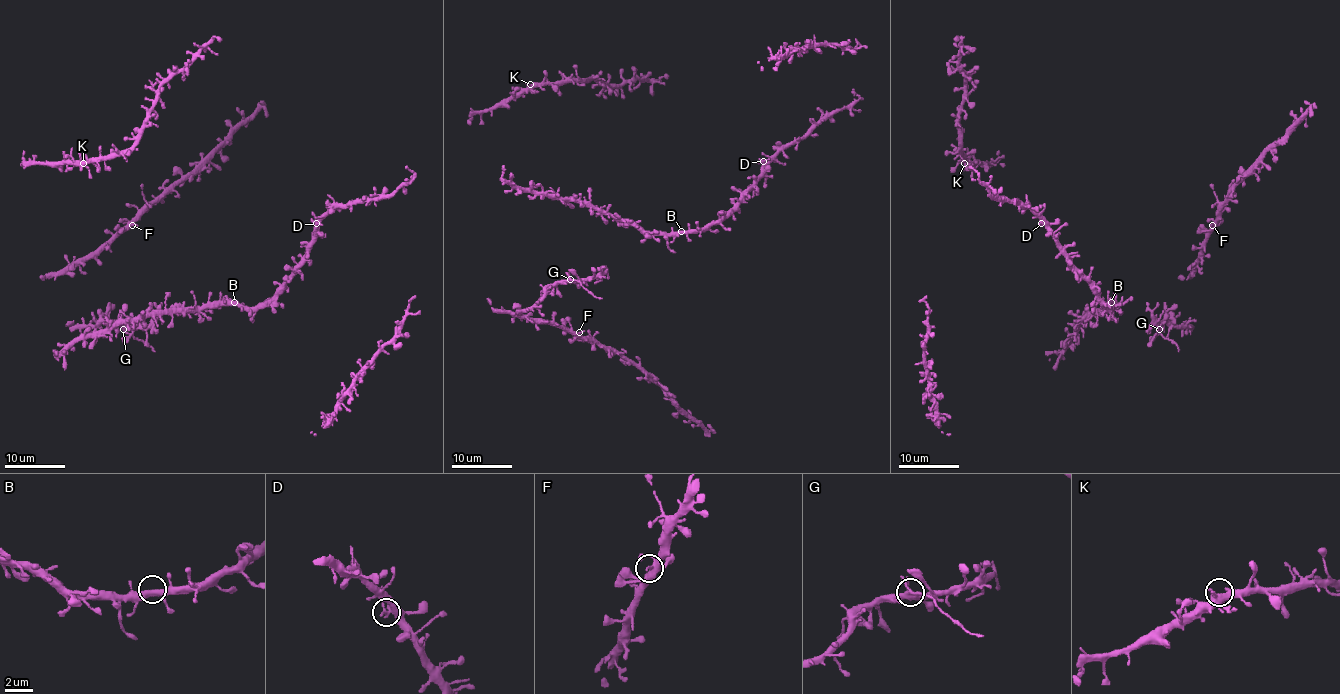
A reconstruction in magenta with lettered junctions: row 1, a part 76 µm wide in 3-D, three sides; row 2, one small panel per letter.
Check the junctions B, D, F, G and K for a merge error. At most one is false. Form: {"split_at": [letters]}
{"split_at": ["G"]}

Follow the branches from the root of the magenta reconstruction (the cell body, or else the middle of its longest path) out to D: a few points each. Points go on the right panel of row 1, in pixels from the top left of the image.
D: (1112, 305), (1109, 308), (1097, 296), (1058, 239), (1041, 223)

